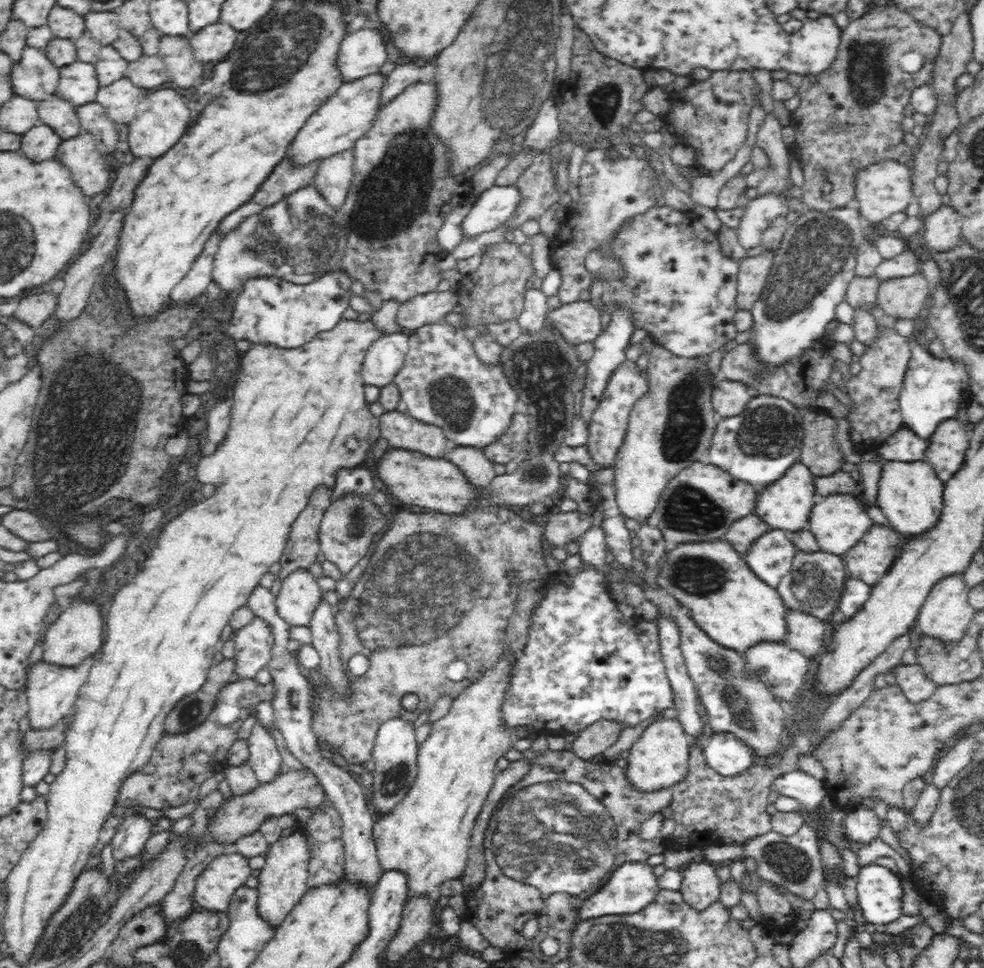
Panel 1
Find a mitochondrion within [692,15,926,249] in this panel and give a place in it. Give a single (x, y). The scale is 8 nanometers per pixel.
(869, 61)

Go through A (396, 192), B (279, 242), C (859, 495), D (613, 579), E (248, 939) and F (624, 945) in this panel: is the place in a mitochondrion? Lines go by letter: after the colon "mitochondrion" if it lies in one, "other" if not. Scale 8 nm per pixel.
A: mitochondrion
B: mitochondrion
C: other
D: other
E: other
F: mitochondrion

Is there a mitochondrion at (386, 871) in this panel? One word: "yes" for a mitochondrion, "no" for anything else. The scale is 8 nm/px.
no

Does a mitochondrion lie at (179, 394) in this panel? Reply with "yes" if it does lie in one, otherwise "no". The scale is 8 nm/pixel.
no

